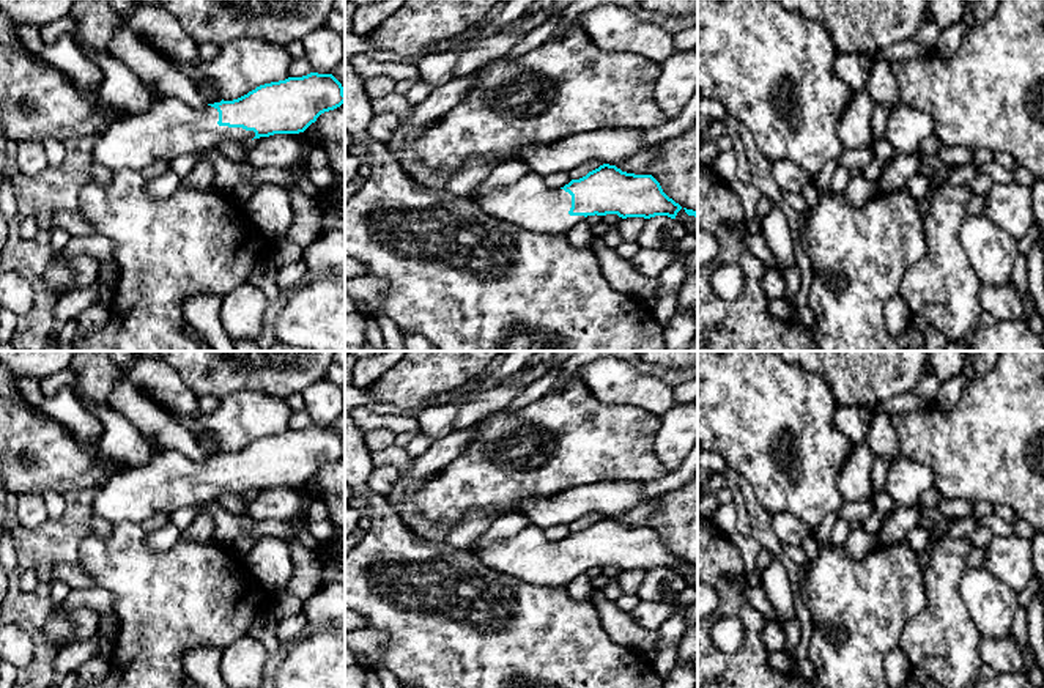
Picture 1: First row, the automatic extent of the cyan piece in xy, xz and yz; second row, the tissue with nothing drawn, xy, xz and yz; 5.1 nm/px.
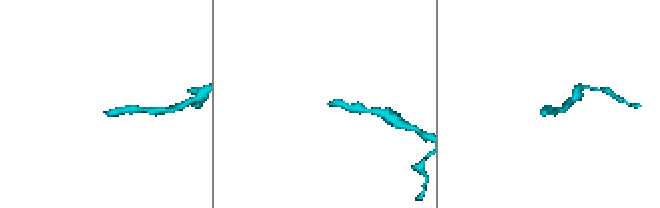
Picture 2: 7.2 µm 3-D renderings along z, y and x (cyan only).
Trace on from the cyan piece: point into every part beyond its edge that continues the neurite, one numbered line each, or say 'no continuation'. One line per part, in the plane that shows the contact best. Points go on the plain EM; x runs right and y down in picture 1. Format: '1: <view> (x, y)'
1: xy (170, 480)

